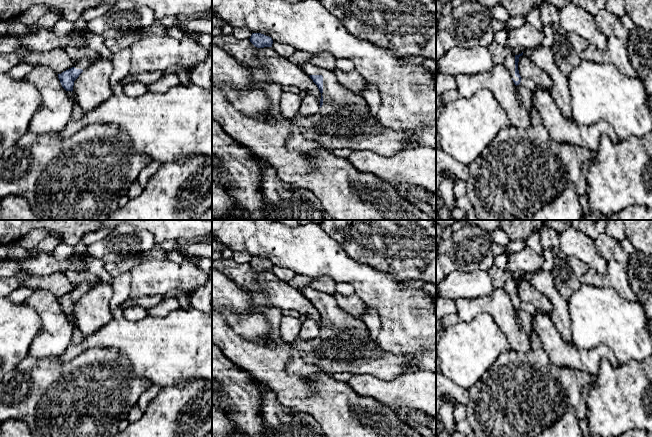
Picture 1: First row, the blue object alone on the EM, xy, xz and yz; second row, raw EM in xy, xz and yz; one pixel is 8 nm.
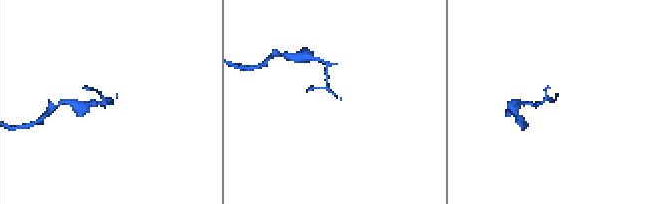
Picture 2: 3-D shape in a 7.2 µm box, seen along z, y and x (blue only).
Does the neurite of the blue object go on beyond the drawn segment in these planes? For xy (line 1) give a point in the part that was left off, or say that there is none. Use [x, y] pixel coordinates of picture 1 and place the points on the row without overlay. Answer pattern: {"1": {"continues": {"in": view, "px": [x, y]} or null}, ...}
{"1": {"continues": {"in": "xy", "px": [85, 286]}}}

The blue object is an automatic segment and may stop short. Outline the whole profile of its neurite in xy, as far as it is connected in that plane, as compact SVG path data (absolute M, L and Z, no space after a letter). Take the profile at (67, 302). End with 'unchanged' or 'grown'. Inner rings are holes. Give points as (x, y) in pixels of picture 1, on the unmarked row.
M100 280L92 282L83 282L78 285L72 292L58 298L58 302L62 311L66 315L73 315L74 305L79 301L79 299L86 293L90 288L98 284Z | grown

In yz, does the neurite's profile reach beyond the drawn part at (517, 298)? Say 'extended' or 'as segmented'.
extended

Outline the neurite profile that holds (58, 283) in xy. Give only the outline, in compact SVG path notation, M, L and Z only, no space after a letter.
M56 272L48 276L17 276L21 286L34 290L45 289L55 295L57 298L74 291L77 287L68 278L66 272Z

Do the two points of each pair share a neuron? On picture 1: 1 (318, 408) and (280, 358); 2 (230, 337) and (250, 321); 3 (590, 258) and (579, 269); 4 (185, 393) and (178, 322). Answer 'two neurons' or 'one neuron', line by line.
1: one neuron
2: two neurons
3: two neurons
4: two neurons

